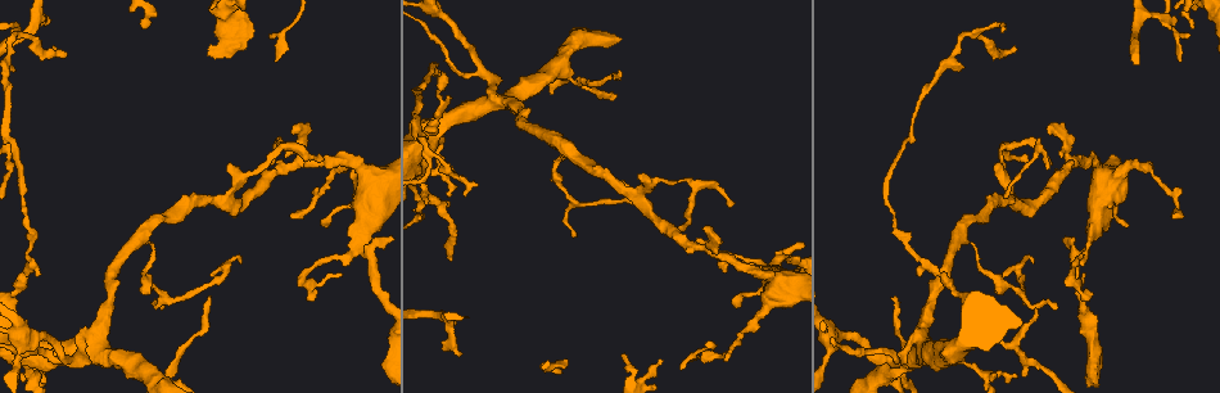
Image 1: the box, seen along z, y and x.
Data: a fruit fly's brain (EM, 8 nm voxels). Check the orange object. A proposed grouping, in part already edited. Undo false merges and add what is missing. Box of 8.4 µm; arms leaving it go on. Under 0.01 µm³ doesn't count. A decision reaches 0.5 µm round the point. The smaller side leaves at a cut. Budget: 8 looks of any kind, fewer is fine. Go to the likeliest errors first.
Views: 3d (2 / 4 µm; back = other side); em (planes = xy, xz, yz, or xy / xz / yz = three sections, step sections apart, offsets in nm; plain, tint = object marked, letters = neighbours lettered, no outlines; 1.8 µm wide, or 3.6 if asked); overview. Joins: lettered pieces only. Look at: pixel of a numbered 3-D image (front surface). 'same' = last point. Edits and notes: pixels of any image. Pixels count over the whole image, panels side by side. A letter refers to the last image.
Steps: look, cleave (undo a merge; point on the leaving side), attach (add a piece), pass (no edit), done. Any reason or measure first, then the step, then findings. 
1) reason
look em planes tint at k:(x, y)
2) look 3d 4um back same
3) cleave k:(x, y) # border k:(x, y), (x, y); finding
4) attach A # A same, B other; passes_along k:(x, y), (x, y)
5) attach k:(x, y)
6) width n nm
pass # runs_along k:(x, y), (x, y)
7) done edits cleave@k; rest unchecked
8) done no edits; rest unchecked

an open end
look 3d 4um at 1:(461, 353)

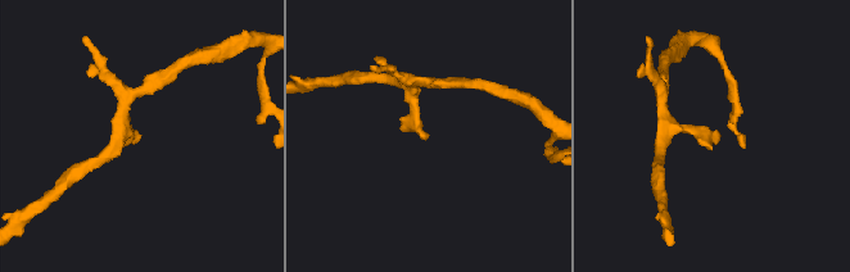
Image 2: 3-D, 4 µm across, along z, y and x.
look em xz step 16 letters at 2:(138, 140)

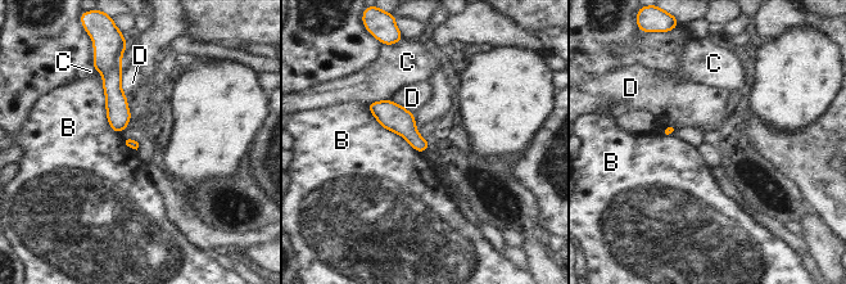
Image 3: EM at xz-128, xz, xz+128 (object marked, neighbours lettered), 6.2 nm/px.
look em planes letters same

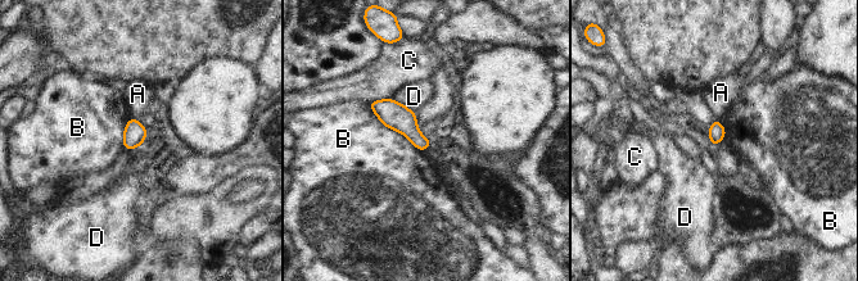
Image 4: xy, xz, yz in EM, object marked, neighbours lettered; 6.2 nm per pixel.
pass # A other, B other, C other, D other; border 4:(371, 109), (385, 126), (424, 152); no lettered piece goes on from it

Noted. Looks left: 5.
branch point
look em planes letters at 1:(892, 362)

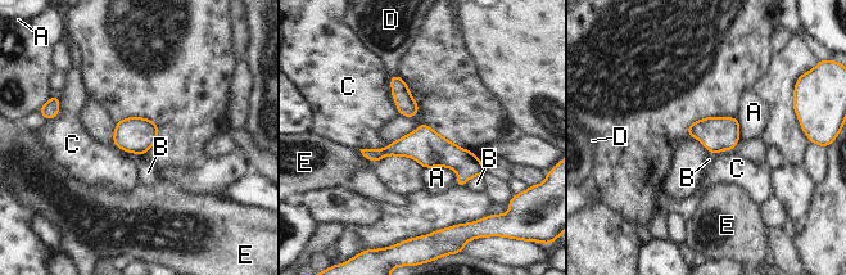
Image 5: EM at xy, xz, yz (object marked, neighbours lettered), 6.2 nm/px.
pass # A other, B other, C other, D other, E other; runs_along 5:(365, 152), (431, 149), (482, 170); all the same neuron

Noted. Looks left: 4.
thick turns thin
look 3d 4um at 1:(1115, 176)

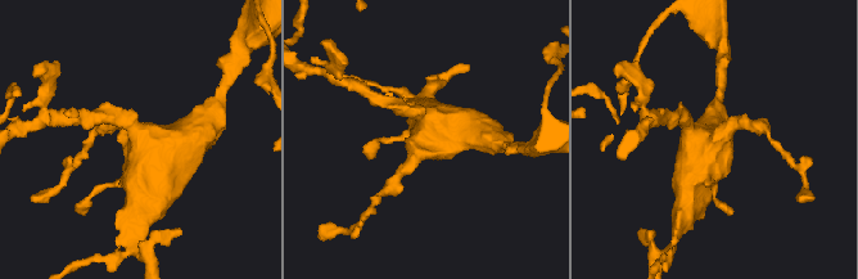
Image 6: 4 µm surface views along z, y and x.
now the EM
look em 3.6um planes letters at 6:(136, 141)

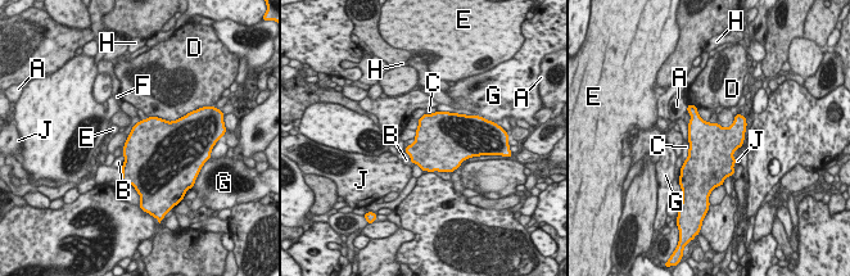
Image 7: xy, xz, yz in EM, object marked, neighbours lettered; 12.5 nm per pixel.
longest_contact D 360 nm
pass # A other, B other, C other, D other, E other, F other, G other, H other, J other; border 7:(419, 120), (419, 126), (415, 130); all the same neuron

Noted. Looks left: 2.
two arms in line, one across
look em planes tint at 1:(958, 240)

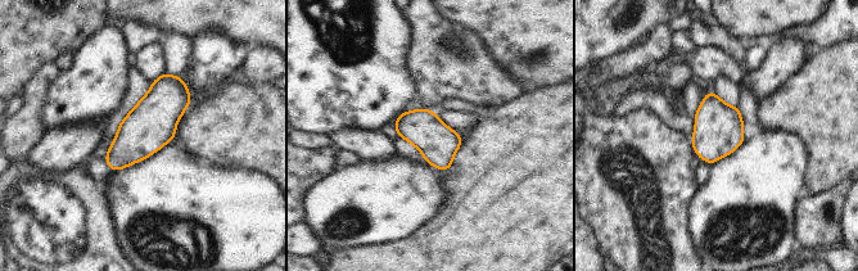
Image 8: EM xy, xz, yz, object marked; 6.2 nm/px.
look em planes letters same

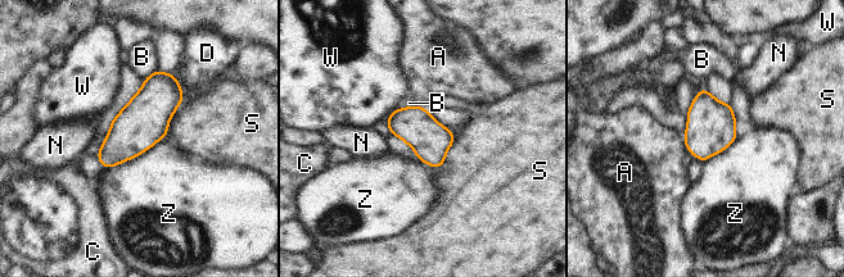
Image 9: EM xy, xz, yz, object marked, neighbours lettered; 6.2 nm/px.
pass # A other, B other, C other, D other, N other, S other, W other, Z other; border 9:(166, 136), (135, 157), (103, 168); one neuron here

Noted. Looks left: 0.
done no edits; rest unchecked

